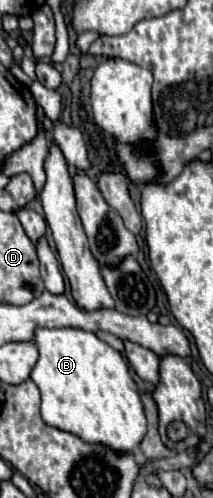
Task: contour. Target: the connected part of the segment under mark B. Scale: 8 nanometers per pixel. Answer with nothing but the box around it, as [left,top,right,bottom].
[31,327,147,453]

